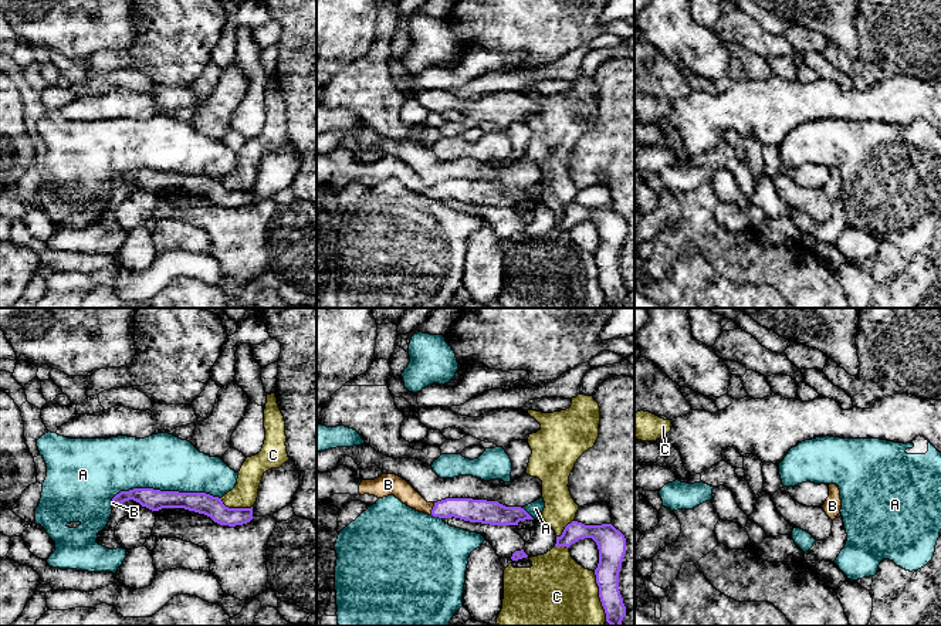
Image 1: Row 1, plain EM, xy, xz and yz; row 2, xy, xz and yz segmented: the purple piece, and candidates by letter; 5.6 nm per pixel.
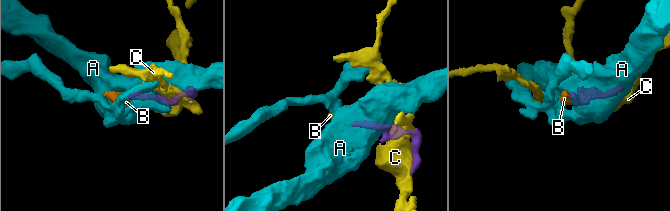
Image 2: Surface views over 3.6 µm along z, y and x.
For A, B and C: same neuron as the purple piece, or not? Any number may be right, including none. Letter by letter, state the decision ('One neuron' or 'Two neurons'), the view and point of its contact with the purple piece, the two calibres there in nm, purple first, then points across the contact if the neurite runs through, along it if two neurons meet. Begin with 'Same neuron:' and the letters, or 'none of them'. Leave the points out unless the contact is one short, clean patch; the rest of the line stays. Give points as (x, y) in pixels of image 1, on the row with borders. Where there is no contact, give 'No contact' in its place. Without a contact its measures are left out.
Same neuron: B
A: Two neurons. Touches purple at xy (165, 491). Thickness 120 nm (purple) against 320 nm
B: One neuron. Touches purple at xz (433, 508). Thickness 130 nm (purple) against 110 nm. Path across: xz (470, 510), (433, 508), (423, 507), (396, 486)
C: Two neurons. Touches purple at xz (599, 596). Thickness 140 nm (purple) against 500 nm

